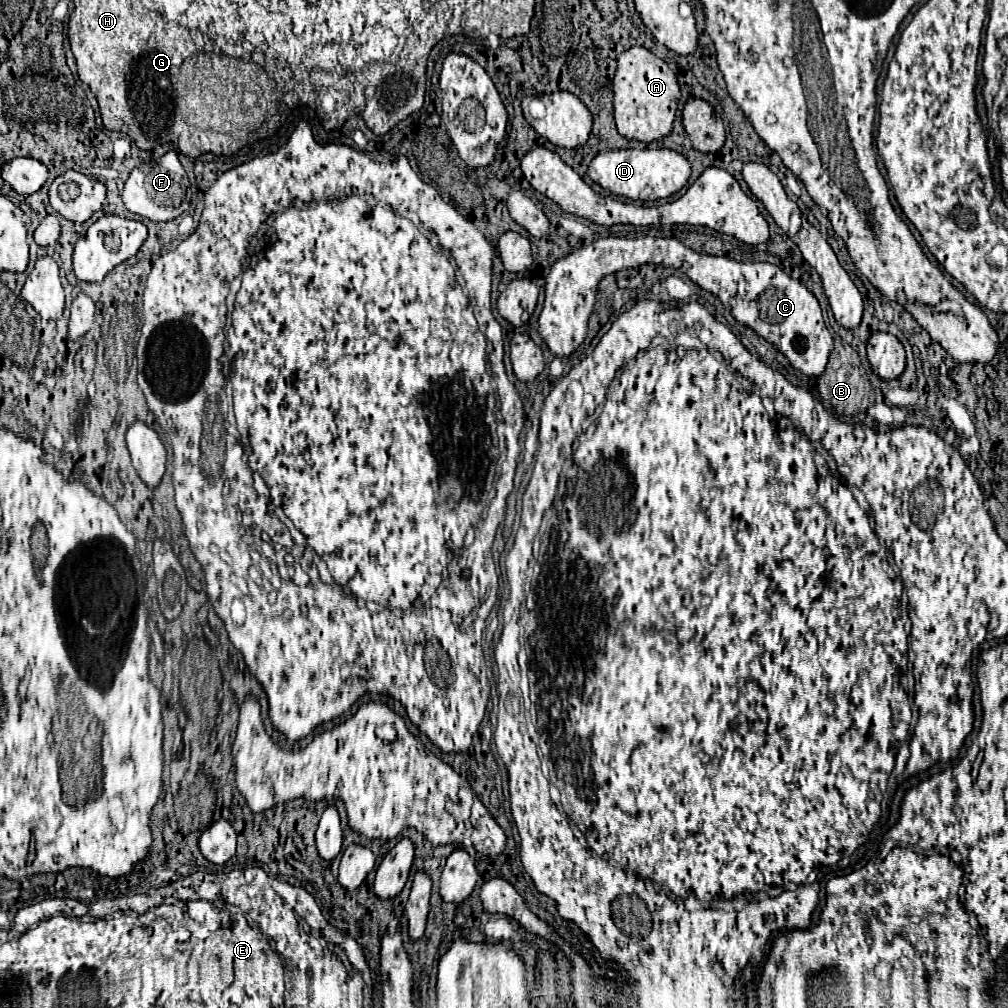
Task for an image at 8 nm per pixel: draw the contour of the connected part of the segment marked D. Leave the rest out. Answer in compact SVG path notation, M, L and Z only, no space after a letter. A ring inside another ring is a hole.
M669 148L607 150L607 152L599 152L591 160L591 164L587 168L587 176L615 196L625 196L625 198L637 200L639 194L649 186L649 188L653 188L655 198L669 198L671 194L679 192L687 184L687 180L691 176L691 166L683 154L669 150Z

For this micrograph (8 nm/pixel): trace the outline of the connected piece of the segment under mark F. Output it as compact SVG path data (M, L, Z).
M171 150L165 156L161 156L159 160L139 164L137 168L133 168L129 174L129 180L125 182L121 196L123 196L123 202L129 212L139 214L147 220L159 222L159 220L175 220L189 208L189 202L185 202L187 188L189 188L187 172L183 170L177 154Z

